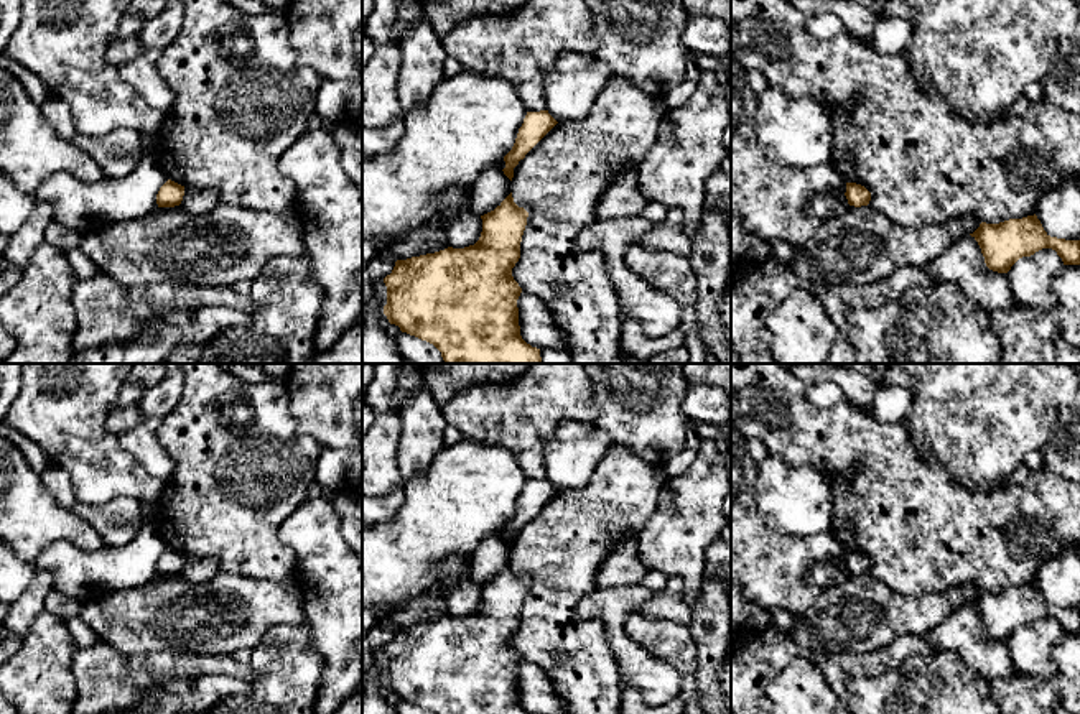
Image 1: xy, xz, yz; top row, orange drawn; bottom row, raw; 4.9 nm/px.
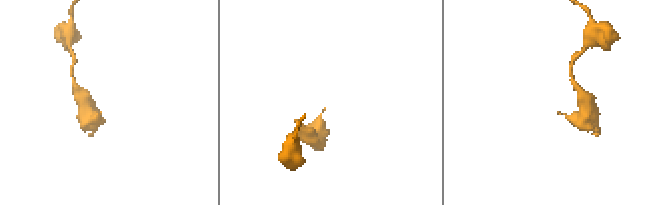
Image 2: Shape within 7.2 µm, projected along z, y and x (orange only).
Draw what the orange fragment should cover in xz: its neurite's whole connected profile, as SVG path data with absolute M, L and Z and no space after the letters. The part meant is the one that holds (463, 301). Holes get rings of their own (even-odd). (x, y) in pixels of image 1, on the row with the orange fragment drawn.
M510 192L494 211L481 216L482 232L474 245L397 260L384 278L389 322L433 344L445 364L542 364L540 349L520 336L517 299L522 288L512 276L527 217Z

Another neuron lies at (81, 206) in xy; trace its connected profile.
M142 155L140 161L123 178L117 179L105 178L86 183L71 173L56 173L38 188L35 199L53 207L53 220L86 235L109 224L148 217L158 207L156 194L166 181L168 178L153 155Z

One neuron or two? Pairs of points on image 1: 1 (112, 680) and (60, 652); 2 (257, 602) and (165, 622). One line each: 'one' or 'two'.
1: two
2: one

